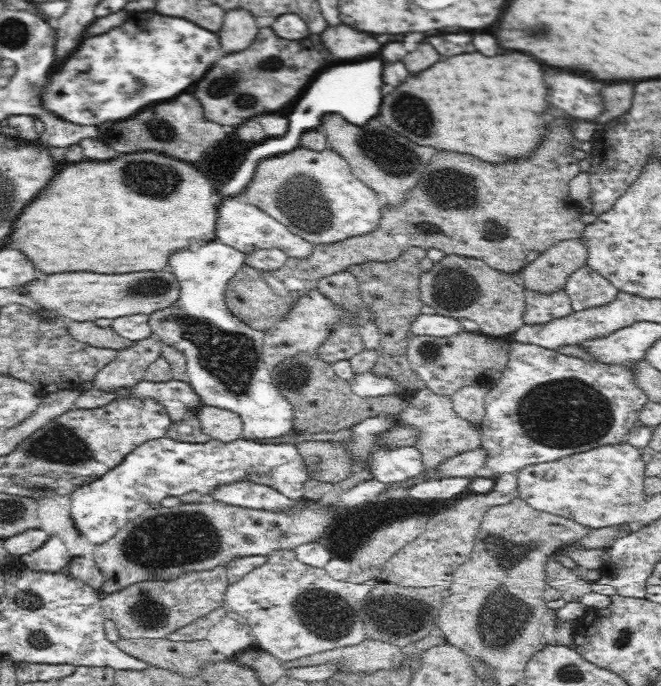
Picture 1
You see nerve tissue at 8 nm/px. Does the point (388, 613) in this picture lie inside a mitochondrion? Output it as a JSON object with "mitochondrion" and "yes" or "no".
{"mitochondrion":"yes"}

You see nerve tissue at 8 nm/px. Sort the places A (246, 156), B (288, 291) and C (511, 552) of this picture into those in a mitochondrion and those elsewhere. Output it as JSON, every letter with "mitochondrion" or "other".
{"A":"other","B":"other","C":"mitochondrion"}

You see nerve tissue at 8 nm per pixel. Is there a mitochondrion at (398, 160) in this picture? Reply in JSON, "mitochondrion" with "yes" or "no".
{"mitochondrion":"yes"}

